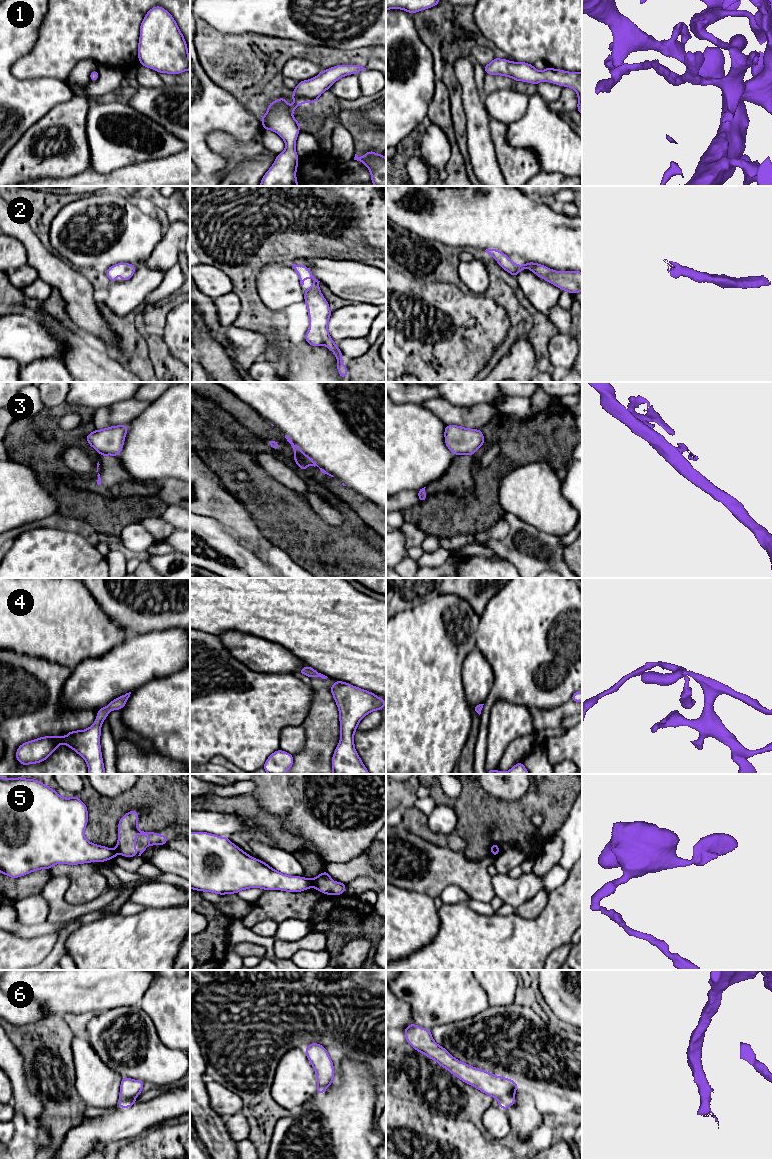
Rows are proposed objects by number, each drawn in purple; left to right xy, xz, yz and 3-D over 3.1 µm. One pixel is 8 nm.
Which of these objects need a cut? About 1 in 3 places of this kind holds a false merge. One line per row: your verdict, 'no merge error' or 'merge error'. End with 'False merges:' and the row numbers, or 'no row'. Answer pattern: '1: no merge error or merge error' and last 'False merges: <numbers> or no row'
1: no merge error
2: no merge error
3: merge error
4: no merge error
5: merge error
6: no merge error
False merges: 3, 5

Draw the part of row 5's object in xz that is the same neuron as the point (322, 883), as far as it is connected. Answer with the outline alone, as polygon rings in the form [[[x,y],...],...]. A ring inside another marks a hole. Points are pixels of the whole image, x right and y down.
[[[323,871],[320,875],[313,878],[313,887],[319,892],[325,893],[326,895],[343,895],[346,885],[345,883],[331,881],[332,876]]]

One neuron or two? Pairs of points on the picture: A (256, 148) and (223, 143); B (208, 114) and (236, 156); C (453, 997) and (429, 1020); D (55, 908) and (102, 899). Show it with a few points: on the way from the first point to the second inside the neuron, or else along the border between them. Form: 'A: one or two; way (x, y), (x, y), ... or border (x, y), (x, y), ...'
A: one; way (248, 148), (231, 148)
B: two; border (205, 138), (212, 131), (224, 131), (240, 142)
C: one; way (446, 998), (431, 1013)
D: one; way (67, 909), (84, 909), (90, 906)

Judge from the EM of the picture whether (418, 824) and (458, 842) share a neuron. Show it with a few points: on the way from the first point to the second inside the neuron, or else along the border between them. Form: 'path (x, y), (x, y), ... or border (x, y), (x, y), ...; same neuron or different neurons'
path (428, 834), (433, 838), (448, 841); same neuron

